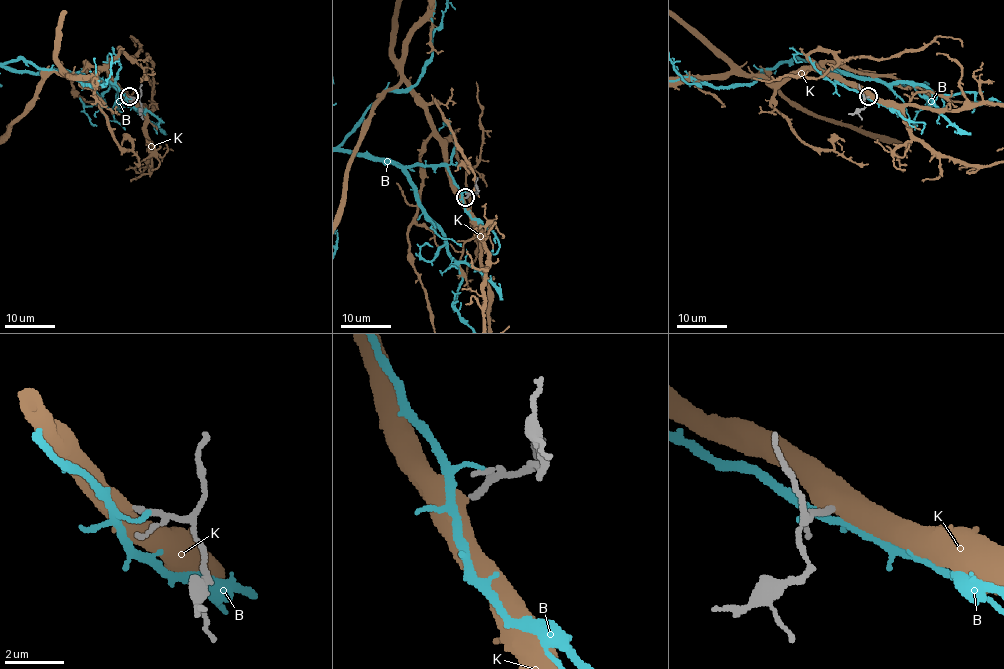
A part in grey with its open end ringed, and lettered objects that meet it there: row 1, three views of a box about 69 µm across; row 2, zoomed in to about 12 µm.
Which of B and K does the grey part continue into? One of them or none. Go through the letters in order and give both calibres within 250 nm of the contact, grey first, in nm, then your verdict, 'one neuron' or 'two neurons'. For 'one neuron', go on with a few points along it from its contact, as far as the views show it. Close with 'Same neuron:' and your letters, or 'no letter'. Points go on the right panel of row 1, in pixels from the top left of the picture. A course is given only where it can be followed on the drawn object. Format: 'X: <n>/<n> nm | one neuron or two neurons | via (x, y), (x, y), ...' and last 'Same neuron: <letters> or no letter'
B: 240/160 nm | two neurons
K: 240/650 nm | one neuron
Same neuron: K

